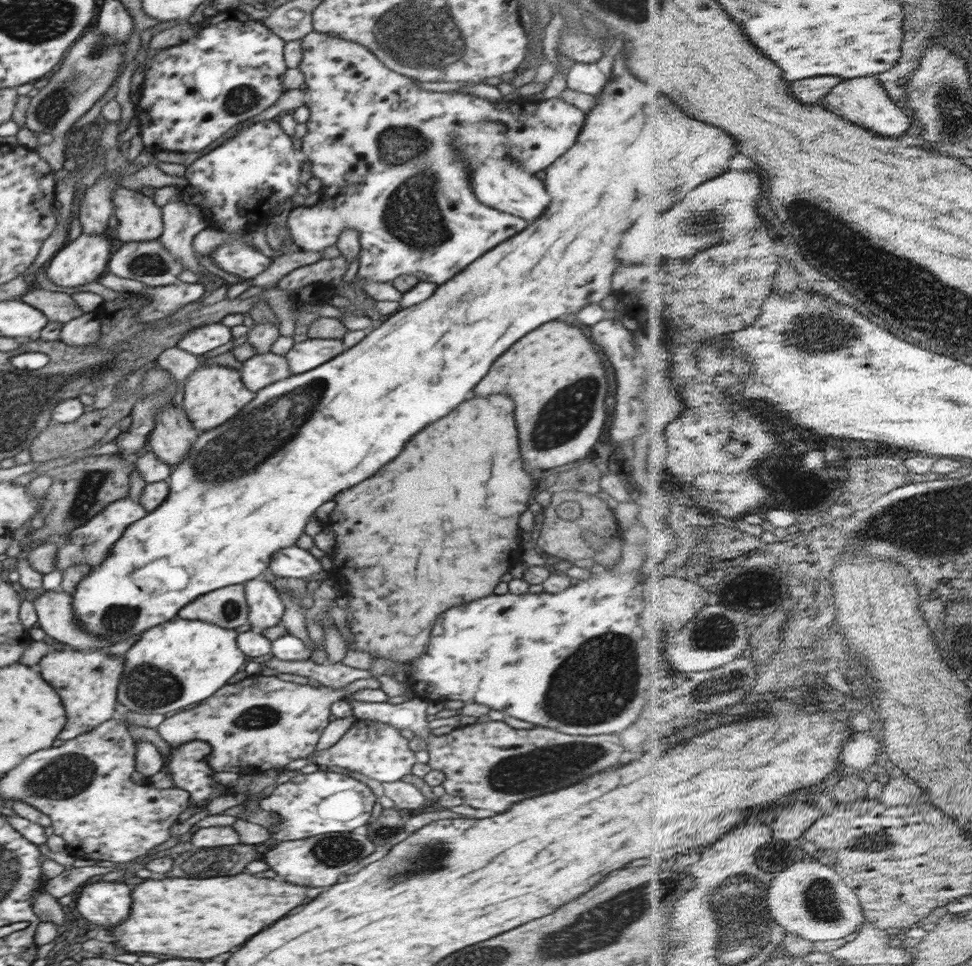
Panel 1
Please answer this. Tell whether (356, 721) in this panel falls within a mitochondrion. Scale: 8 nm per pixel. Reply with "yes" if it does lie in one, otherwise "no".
no

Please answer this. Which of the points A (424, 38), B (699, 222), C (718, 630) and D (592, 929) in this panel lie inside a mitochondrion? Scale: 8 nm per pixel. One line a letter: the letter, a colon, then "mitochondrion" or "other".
A: mitochondrion
B: mitochondrion
C: mitochondrion
D: mitochondrion

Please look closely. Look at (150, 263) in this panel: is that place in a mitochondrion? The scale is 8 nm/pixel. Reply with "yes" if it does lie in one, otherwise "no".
yes

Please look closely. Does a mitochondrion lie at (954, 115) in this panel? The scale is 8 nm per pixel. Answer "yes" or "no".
yes

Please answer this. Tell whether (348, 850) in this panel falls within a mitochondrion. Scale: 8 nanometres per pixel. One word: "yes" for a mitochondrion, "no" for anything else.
yes

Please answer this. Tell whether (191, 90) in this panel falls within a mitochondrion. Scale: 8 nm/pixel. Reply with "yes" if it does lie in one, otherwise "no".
no

